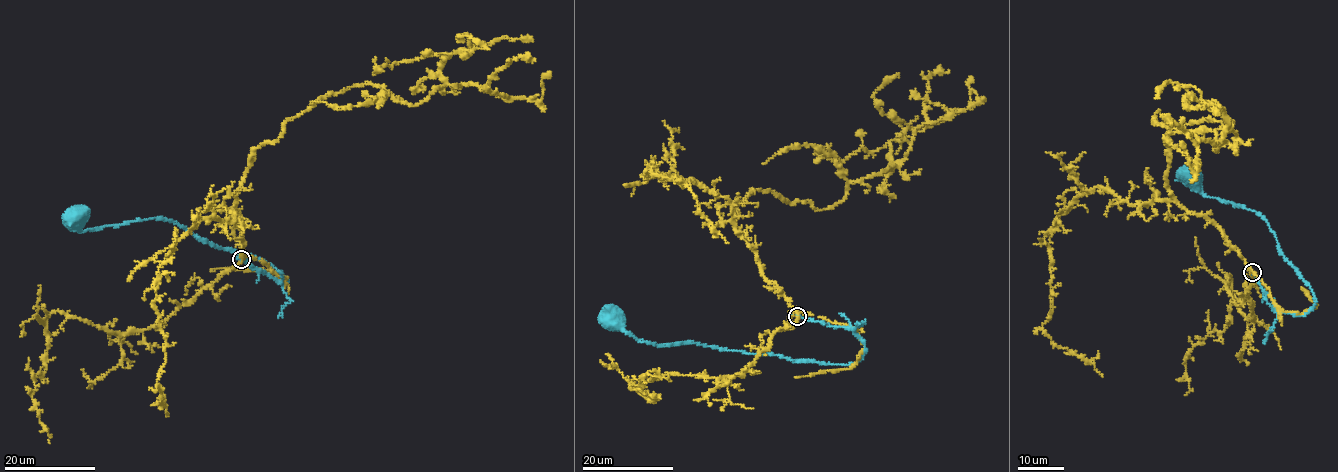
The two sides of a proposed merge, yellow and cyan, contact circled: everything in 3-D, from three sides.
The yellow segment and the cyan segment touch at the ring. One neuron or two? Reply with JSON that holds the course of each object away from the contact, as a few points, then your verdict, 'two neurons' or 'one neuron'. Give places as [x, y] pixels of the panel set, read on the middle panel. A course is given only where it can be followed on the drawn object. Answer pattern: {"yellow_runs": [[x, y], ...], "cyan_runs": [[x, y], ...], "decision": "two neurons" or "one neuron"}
{"yellow_runs": [[797, 316], [733, 209], [755, 189], [831, 208], [900, 166], [889, 144], [904, 130], [874, 94], [899, 77]], "cyan_runs": [[798, 316], [848, 328], [864, 356], [850, 364], [794, 362], [695, 343], [655, 346], [629, 336], [613, 319]], "decision": "two neurons"}

